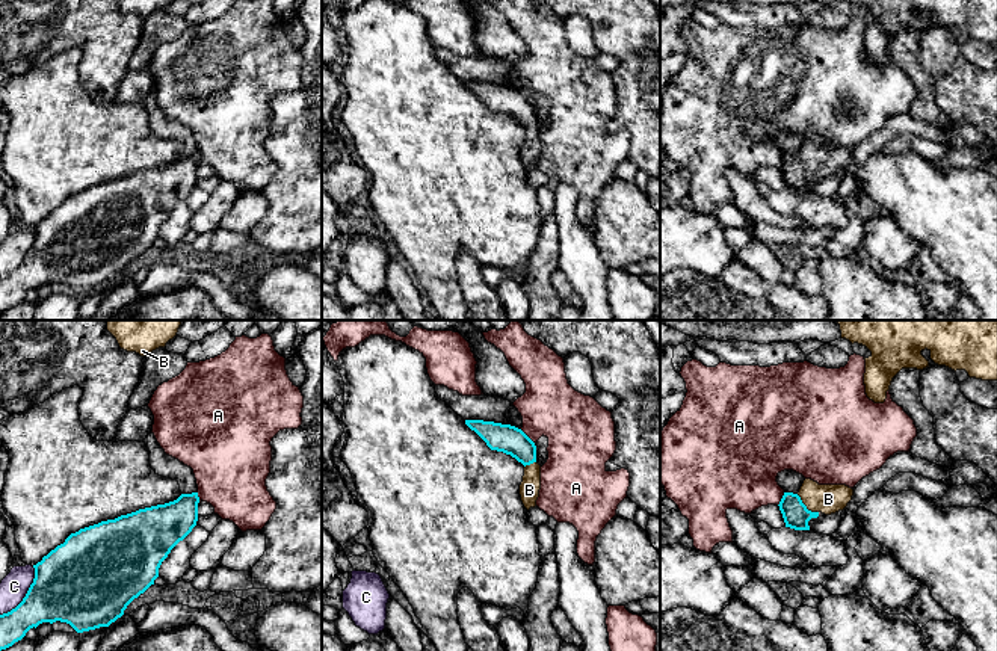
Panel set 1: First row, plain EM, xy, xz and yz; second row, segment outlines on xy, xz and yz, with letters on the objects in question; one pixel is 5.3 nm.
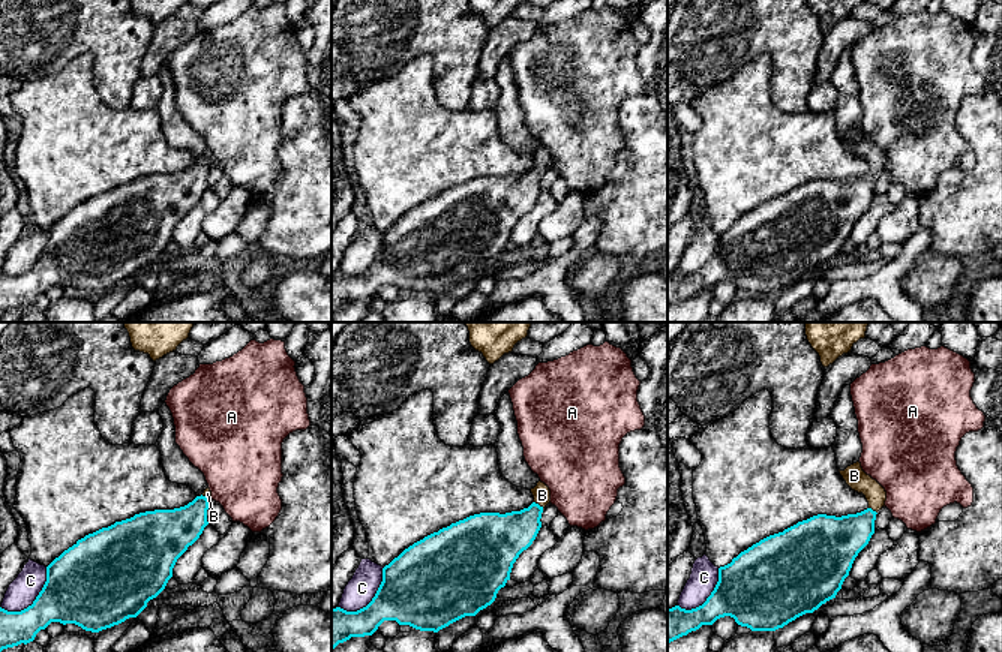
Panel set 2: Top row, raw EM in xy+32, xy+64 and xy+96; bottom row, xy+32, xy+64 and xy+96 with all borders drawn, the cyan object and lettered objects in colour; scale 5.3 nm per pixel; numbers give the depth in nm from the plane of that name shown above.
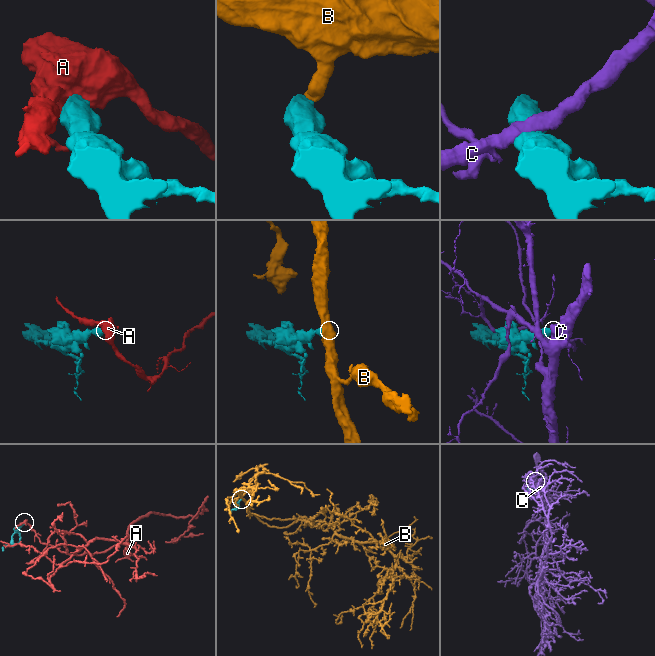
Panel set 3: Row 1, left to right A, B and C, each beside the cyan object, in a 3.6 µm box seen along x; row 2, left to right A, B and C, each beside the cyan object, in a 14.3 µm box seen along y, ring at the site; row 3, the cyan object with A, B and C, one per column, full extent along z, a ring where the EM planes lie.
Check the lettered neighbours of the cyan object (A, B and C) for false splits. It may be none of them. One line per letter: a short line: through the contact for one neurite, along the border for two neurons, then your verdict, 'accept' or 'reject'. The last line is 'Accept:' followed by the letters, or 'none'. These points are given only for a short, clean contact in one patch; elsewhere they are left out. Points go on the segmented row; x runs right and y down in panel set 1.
A: xz (520, 429), (533, 443) | reject
B: yz (796, 515), (805, 506), (813, 499), (828, 499) | accept
C: reject
Accept: B

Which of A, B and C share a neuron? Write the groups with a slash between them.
A / B / C

